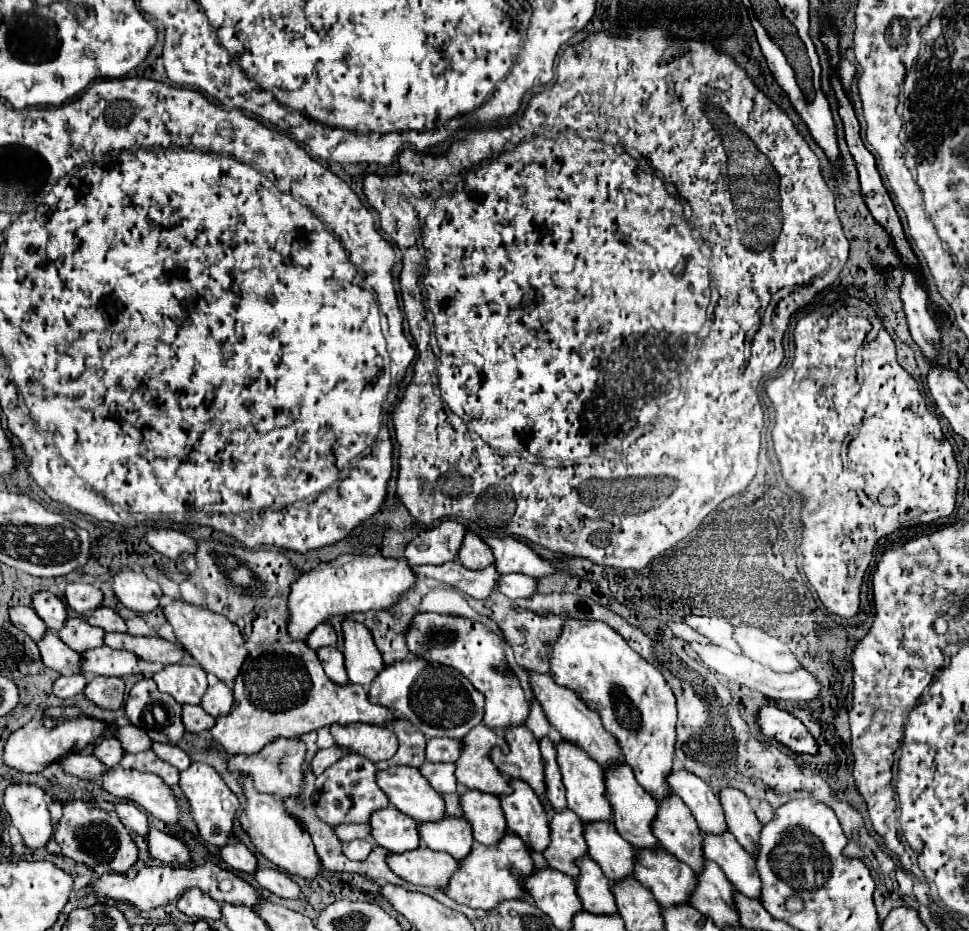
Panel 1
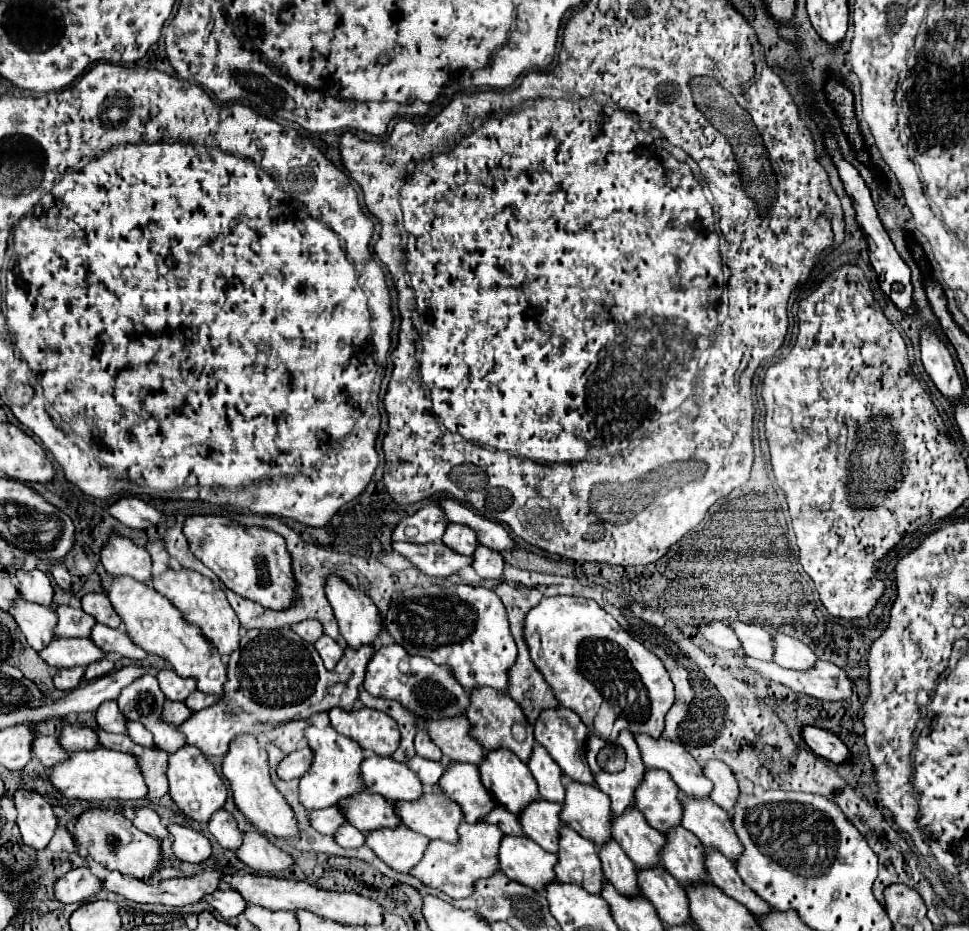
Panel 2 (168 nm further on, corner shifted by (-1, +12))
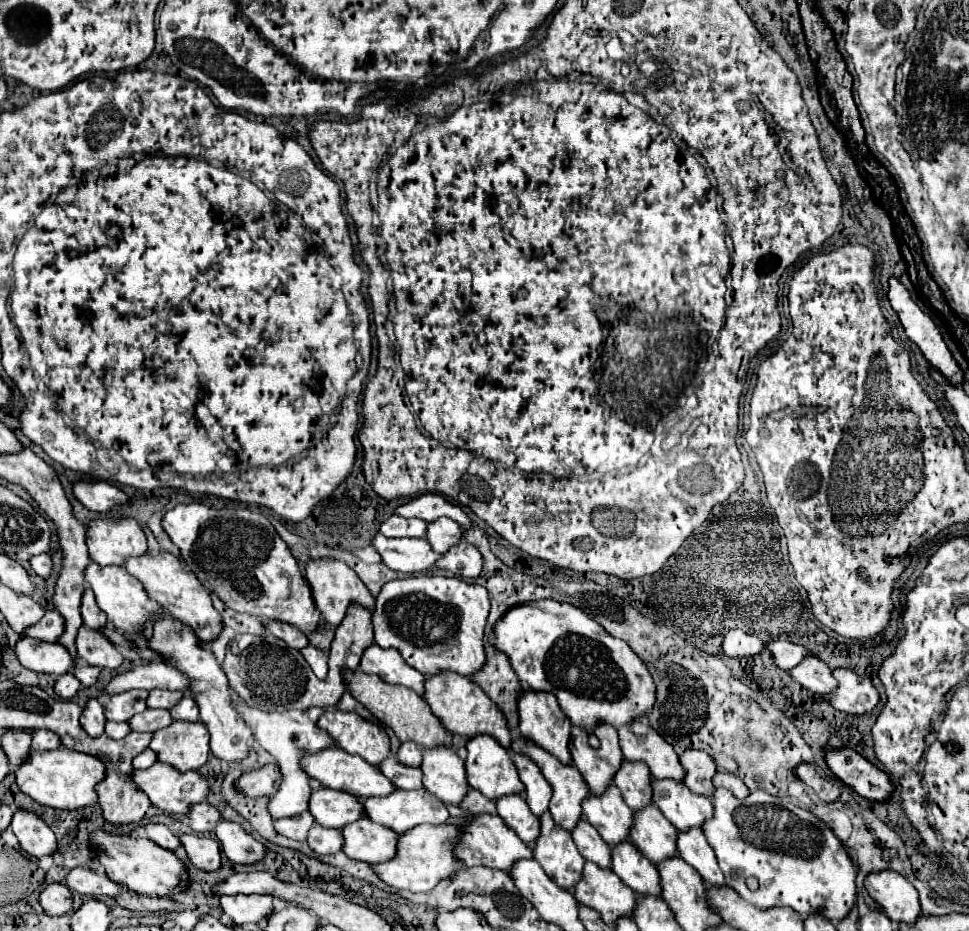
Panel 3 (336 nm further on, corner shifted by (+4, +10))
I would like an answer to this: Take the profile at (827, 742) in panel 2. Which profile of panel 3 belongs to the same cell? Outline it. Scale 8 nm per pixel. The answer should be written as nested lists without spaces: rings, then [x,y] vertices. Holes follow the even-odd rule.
[[[852,749],[828,751],[826,763],[842,783],[852,787],[864,799],[882,803],[894,793],[890,777]]]

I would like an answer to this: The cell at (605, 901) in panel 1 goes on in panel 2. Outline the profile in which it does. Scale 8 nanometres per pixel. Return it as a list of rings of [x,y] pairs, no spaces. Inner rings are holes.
[[[571,827],[563,829],[563,835],[559,839],[557,857],[559,857],[559,863],[555,865],[555,873],[561,883],[575,883],[589,893],[599,893],[603,889],[603,869],[601,869],[601,859],[599,859],[597,847],[589,839],[581,837],[577,831],[573,831]]]

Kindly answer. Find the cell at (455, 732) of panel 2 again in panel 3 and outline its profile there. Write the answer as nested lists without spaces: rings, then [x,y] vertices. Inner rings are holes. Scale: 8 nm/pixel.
[[[344,669],[342,679],[344,679],[344,685],[346,685],[346,691],[358,703],[362,703],[380,723],[386,723],[402,743],[404,741],[414,741],[420,747],[438,745],[438,743],[444,743],[446,747],[450,745],[450,735],[446,733],[446,729],[442,729],[442,723],[438,721],[438,717],[434,717],[430,713],[430,709],[426,709],[426,701],[422,701],[422,697],[416,695],[412,689],[406,689],[402,685],[384,683],[382,679],[378,679],[374,675],[362,673],[360,669],[356,669],[356,671]]]

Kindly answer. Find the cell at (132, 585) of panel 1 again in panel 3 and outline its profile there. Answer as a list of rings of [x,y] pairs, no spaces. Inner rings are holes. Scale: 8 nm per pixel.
[[[102,517],[88,523],[86,545],[98,565],[124,565],[126,557],[146,553],[146,535],[132,517]]]

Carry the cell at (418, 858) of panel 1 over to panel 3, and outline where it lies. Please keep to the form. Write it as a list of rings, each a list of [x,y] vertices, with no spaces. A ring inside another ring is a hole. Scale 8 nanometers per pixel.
[[[360,817],[358,821],[344,825],[340,831],[344,837],[342,851],[350,859],[366,863],[382,863],[394,857],[398,835],[392,829],[386,829],[384,825]]]

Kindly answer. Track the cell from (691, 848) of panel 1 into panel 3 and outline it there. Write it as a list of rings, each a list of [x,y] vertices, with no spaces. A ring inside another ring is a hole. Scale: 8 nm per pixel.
[[[622,759],[620,769],[612,779],[612,783],[620,789],[626,805],[630,805],[630,809],[642,809],[652,803],[650,781],[652,781],[650,771],[642,761],[626,761],[626,759]]]

